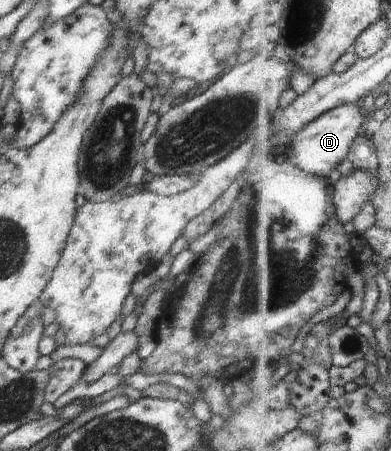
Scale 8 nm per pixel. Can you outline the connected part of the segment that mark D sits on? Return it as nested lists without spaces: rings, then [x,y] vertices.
[[[350,103],[330,111],[328,114],[322,115],[307,127],[301,129],[294,137],[291,144],[282,141],[286,149],[296,155],[298,165],[302,171],[318,175],[328,179],[330,174],[340,167],[340,163],[345,159],[349,159],[352,147],[355,142],[362,136],[360,129],[364,125],[364,113],[359,103]]]

